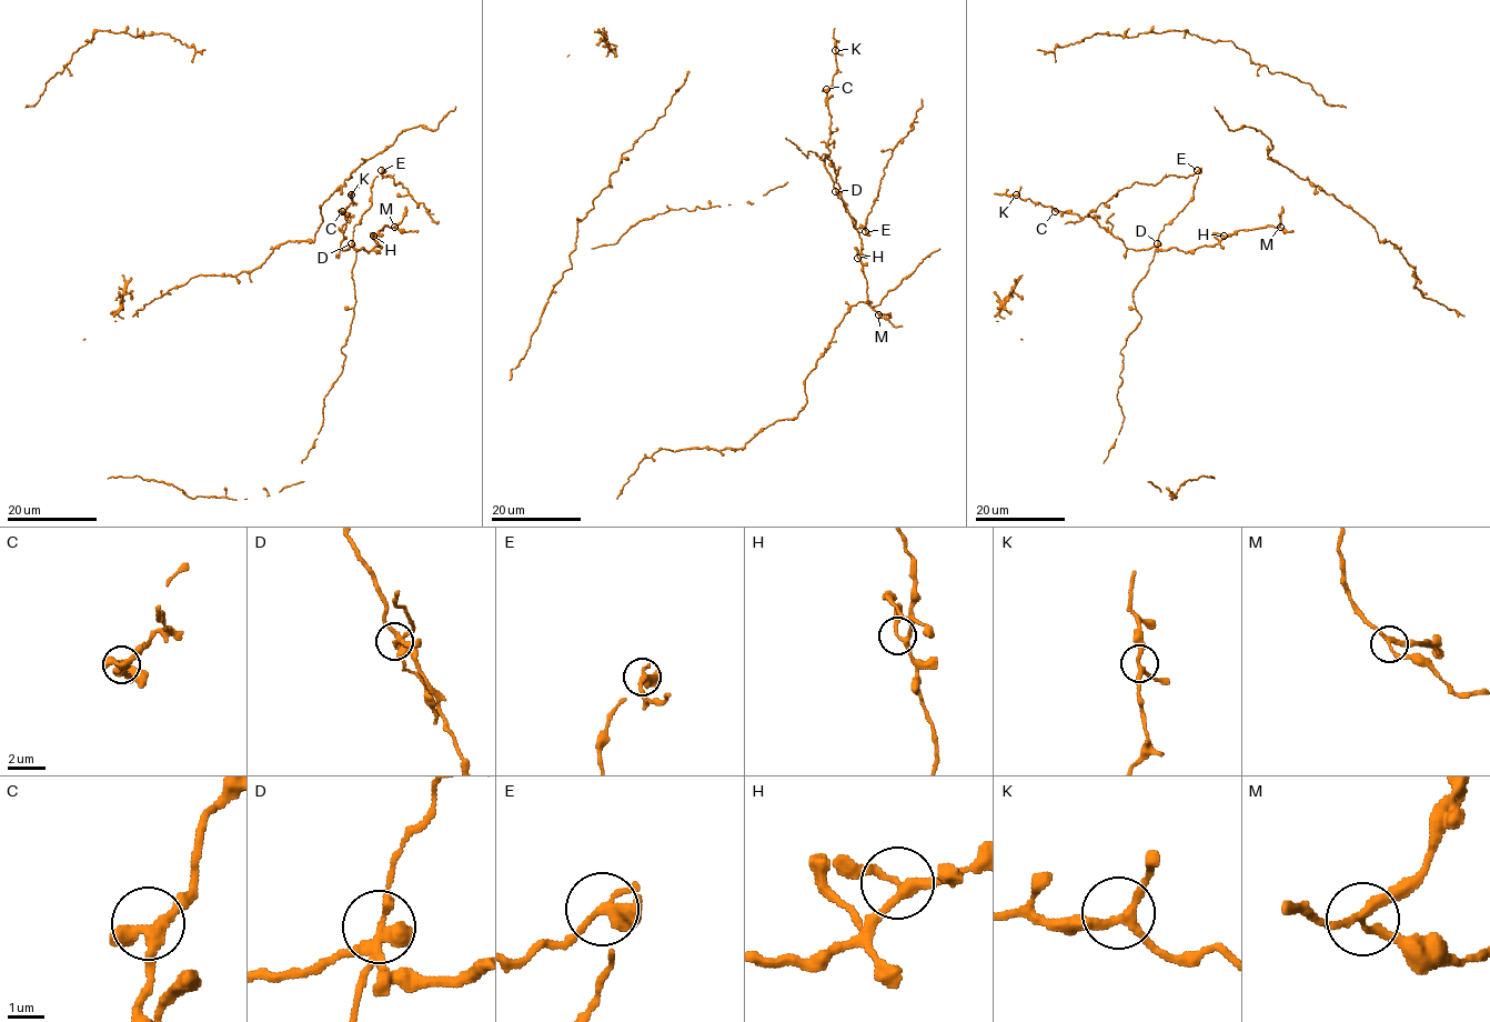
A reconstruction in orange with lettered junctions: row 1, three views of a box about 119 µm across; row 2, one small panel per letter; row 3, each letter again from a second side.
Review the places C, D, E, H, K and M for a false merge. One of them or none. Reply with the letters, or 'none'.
E

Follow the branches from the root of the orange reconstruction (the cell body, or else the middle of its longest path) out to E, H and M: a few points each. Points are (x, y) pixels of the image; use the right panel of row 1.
E: (1125, 246), (1140, 250), (1157, 243), (1164, 227), (1192, 197), (1197, 170)
H: (1125, 246), (1135, 250), (1175, 247), (1190, 251), (1199, 246), (1215, 246), (1222, 236)
M: (1125, 246), (1135, 250), (1175, 247), (1190, 251), (1199, 246), (1215, 246), (1240, 230), (1280, 227)

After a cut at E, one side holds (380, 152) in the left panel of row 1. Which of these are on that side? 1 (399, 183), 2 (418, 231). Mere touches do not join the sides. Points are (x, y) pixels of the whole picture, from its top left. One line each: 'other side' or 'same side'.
1: other side
2: same side

